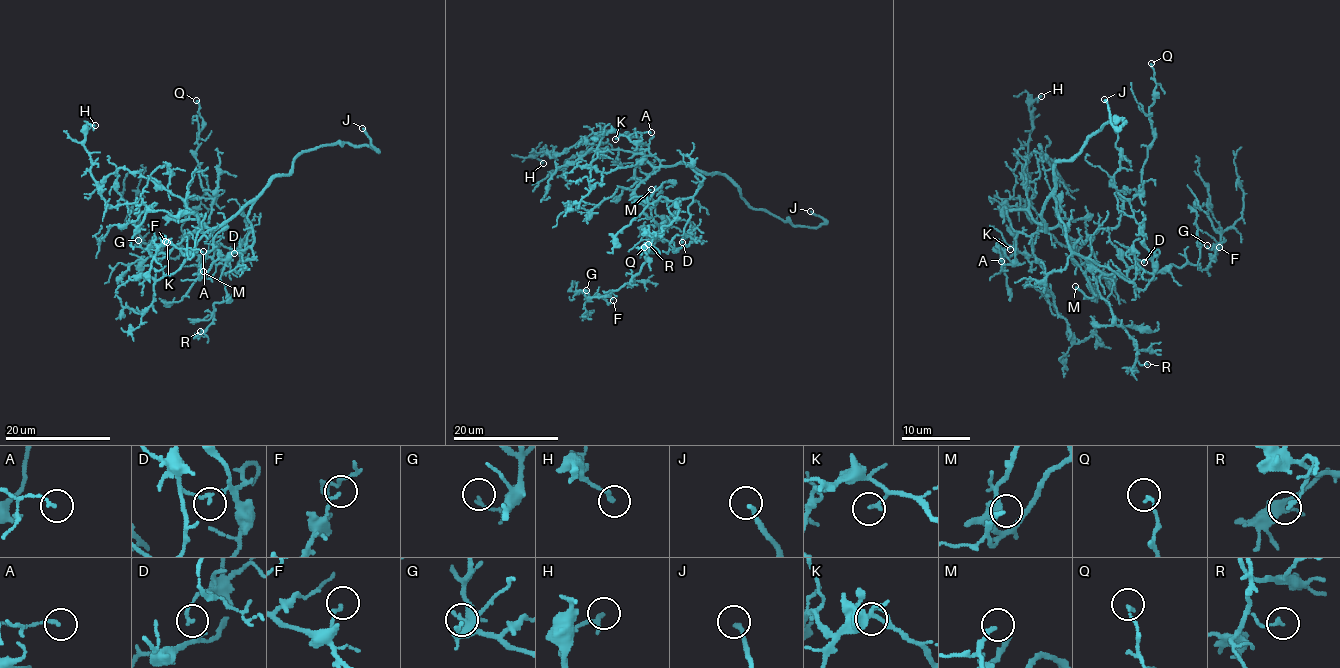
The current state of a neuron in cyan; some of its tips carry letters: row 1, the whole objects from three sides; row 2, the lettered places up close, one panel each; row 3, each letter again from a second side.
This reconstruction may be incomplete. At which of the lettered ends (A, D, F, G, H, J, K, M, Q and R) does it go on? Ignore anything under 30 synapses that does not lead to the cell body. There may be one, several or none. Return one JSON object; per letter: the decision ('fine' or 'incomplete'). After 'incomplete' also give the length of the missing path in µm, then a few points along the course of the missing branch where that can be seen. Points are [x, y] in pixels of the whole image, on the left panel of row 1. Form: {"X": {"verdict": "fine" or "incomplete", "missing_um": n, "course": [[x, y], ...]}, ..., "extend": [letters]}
{"A": {"verdict": "fine"}, "D": {"verdict": "fine"}, "F": {"verdict": "fine"}, "G": {"verdict": "fine"}, "H": {"verdict": "fine"}, "J": {"verdict": "incomplete", "missing_um": 150}, "K": {"verdict": "fine"}, "M": {"verdict": "incomplete", "missing_um": 15, "course": [[203, 271], [207, 274], [199, 290], [192, 292], [191, 290], [203, 277]]}, "Q": {"verdict": "fine"}, "R": {"verdict": "fine"}, "extend": ["J", "M"]}

